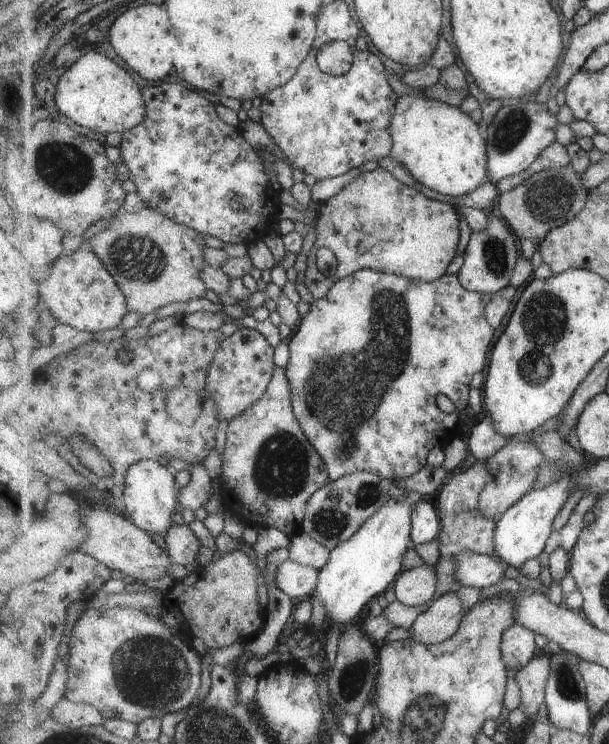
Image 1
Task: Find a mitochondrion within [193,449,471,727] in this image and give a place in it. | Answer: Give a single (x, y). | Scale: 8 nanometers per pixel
(340, 512)

